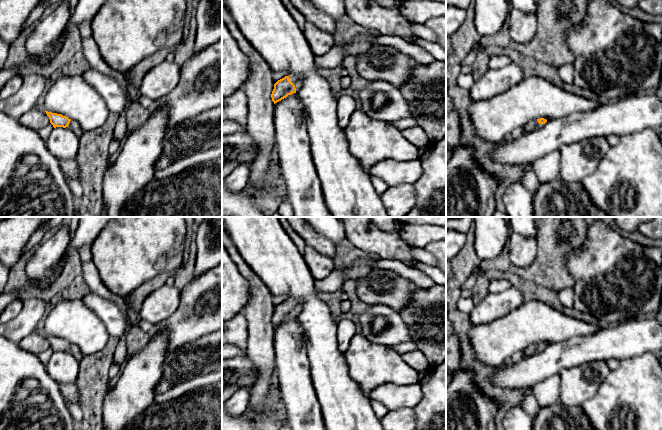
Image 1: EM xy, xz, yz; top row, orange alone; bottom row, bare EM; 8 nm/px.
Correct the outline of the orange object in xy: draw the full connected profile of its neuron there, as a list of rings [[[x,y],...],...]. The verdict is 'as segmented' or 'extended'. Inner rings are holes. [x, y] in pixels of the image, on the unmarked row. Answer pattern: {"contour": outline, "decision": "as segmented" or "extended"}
{"contour": [[[45,335],[47,340],[50,343],[50,347],[53,349],[54,352],[56,351],[68,351],[71,353],[79,362],[82,360],[84,355],[80,352],[80,349],[75,345],[71,344],[66,340],[63,340],[61,338],[52,337]]], "decision": "extended"}

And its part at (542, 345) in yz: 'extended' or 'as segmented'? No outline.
extended

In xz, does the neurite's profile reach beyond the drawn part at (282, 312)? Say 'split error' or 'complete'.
split error

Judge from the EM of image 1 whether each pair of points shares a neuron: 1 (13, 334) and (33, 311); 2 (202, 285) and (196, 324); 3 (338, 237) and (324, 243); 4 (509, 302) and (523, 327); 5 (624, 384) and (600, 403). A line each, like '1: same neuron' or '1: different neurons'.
1: same neuron
2: same neuron
3: different neurons
4: different neurons
5: same neuron

